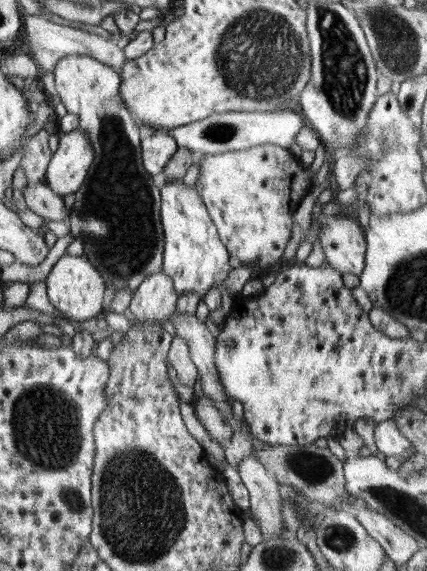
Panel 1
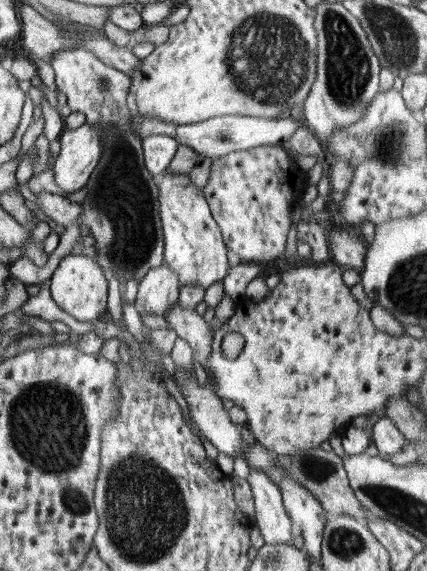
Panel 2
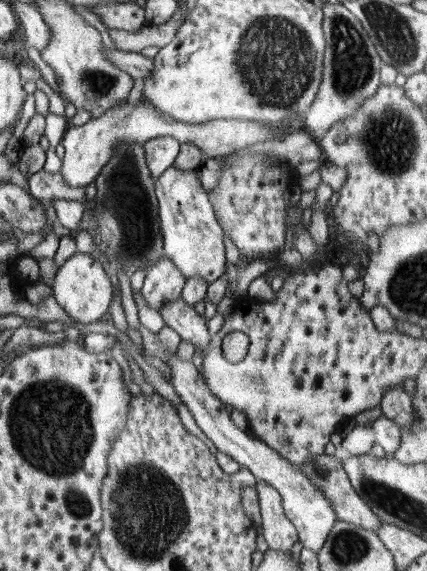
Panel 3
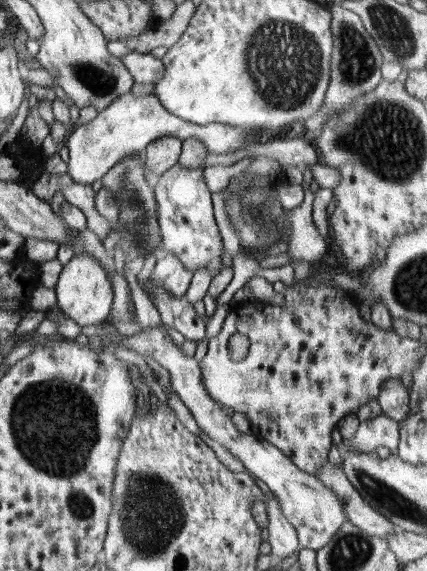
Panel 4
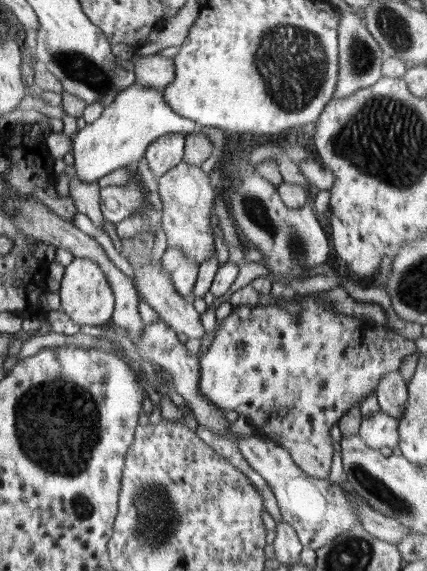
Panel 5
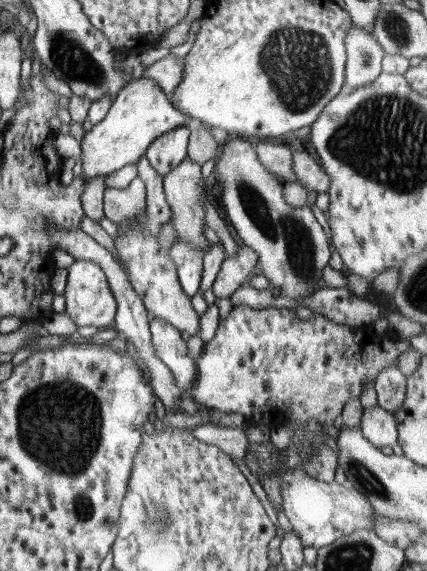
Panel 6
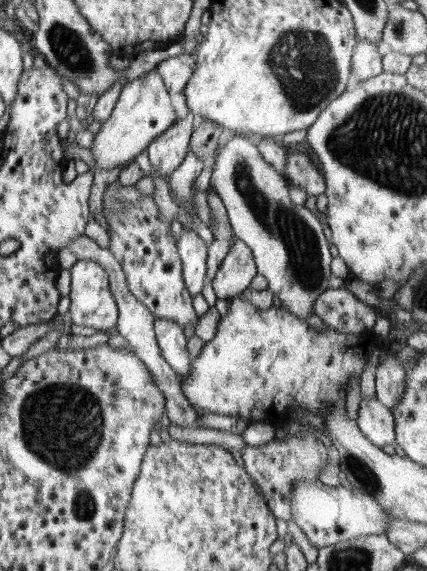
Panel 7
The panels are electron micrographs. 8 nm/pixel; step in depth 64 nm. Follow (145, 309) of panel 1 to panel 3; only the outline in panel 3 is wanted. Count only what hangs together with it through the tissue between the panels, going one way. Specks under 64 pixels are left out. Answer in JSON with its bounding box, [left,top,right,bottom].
[141,256,186,311]

